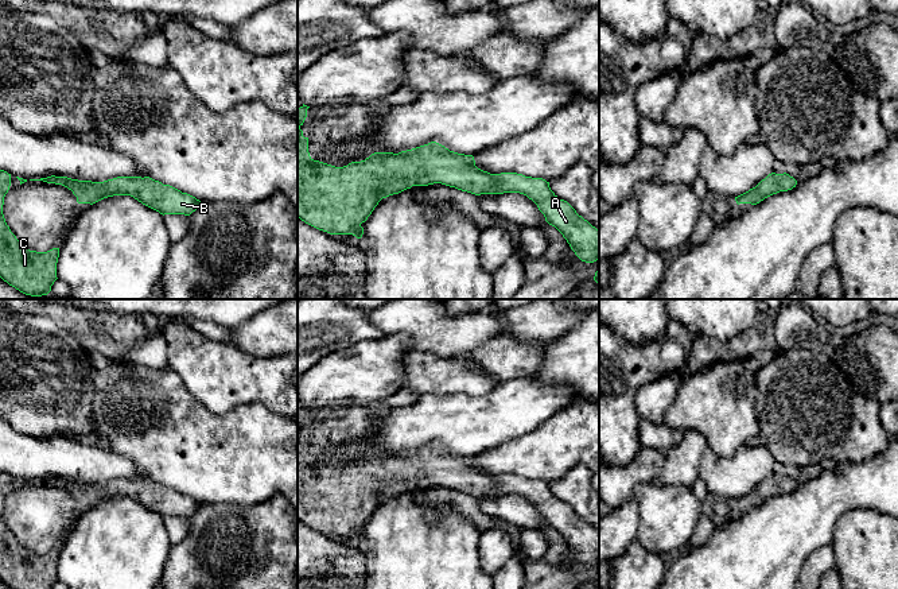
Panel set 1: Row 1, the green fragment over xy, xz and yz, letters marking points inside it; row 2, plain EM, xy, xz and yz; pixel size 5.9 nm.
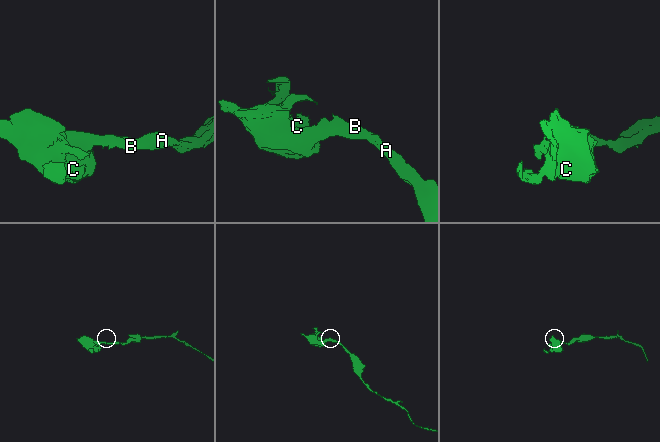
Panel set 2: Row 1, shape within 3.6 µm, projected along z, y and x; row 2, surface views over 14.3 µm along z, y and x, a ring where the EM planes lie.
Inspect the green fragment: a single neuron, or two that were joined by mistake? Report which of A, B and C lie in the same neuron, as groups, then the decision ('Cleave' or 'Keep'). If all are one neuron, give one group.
Groups: A B C. Keep

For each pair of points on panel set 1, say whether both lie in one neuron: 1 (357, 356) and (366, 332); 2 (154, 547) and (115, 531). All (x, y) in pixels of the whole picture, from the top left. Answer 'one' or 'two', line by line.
1: two
2: one

